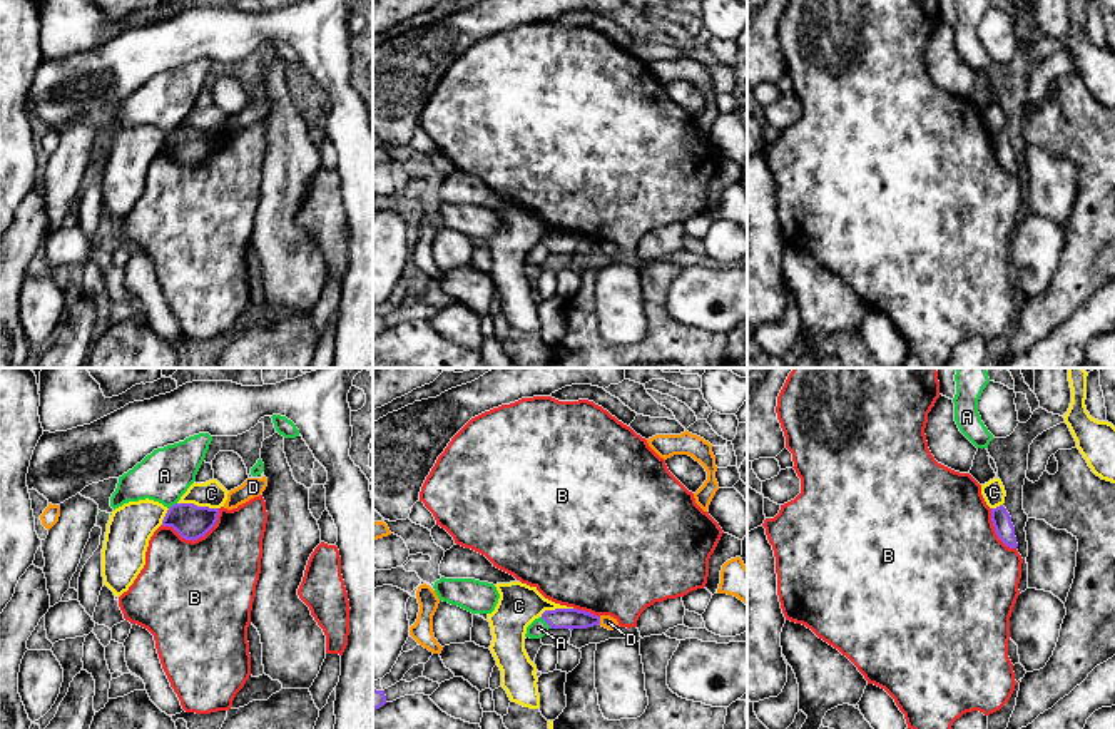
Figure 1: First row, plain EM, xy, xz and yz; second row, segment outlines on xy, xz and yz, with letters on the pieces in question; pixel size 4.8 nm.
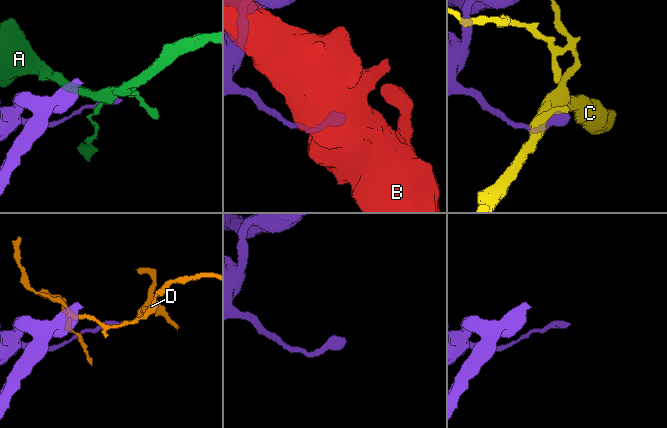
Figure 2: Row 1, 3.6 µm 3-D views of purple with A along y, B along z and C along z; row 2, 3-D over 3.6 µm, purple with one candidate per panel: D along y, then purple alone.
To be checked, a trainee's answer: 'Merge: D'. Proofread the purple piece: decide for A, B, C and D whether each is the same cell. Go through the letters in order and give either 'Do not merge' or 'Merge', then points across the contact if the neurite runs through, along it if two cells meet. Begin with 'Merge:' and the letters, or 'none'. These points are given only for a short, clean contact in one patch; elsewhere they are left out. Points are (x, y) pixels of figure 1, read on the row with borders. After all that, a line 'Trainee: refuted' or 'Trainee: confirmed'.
Merge: none
A: Do not merge. Boundary: xz (540, 617), (550, 627)
B: Do not merge. Boundary: xy (219, 509), (218, 520), (193, 540), (183, 539), (162, 524)
C: Do not merge
D: Do not merge. Boundary: xz (599, 617), (600, 624)
Trainee: refuted

